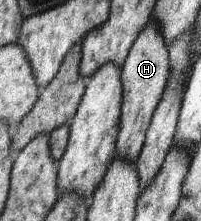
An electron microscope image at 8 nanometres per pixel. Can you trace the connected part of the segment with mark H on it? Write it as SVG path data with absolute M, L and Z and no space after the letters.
M148 18L142 31L132 42L120 68L120 122L117 126L116 141L114 141L114 159L134 163L145 138L145 131L154 113L160 96L166 87L170 71L167 47L163 35L160 35L156 21Z

